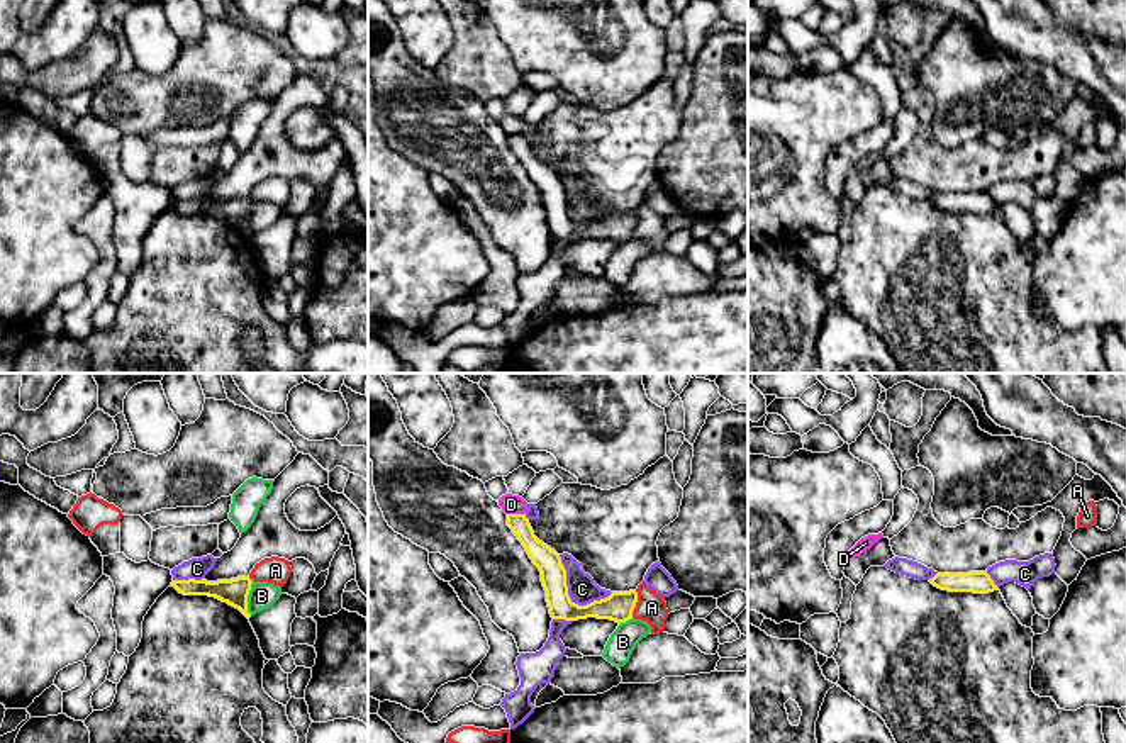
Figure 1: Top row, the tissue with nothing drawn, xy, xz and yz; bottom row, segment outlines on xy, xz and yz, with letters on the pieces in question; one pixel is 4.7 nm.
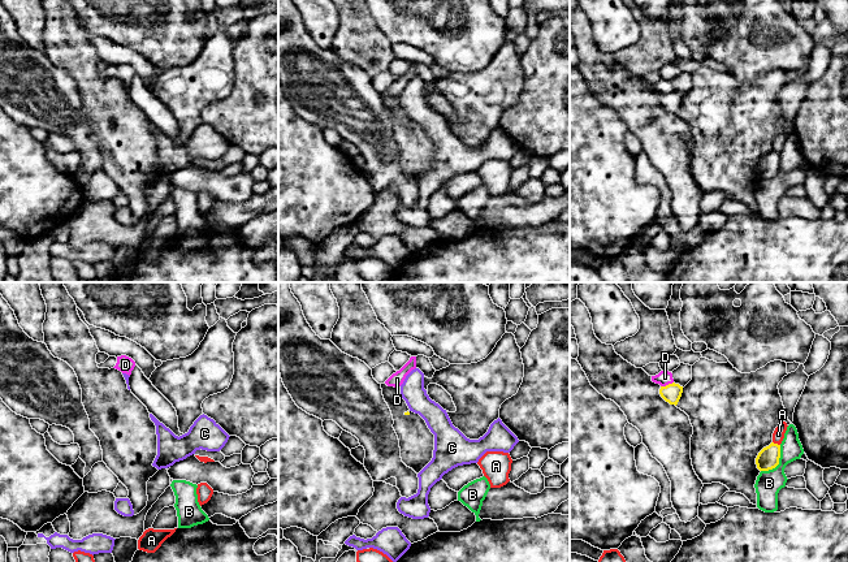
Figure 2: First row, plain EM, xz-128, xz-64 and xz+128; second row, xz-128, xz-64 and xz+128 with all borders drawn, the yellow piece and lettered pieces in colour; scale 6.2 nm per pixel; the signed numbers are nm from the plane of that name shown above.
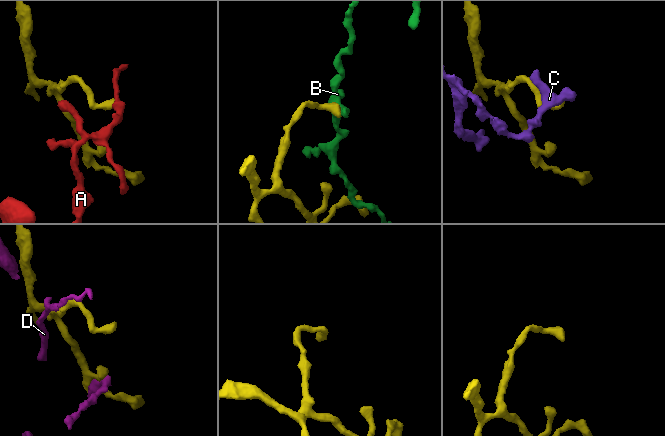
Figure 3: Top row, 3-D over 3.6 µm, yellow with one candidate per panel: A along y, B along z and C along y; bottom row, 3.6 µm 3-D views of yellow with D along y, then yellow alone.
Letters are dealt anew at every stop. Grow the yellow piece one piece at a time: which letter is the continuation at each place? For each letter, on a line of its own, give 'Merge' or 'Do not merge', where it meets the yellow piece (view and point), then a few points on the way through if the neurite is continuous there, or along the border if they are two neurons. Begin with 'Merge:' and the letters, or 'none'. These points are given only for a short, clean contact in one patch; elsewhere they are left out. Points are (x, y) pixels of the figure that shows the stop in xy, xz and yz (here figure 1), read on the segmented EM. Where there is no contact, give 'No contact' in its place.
Merge: none
A: Do not merge. Touches yellow at xz (635, 604). Boundary: xz (636, 591), (636, 606), (631, 616)
B: Do not merge. Touches yellow at xy (246, 597)
C: Do not merge. Touches yellow at xz (568, 597)
D: Do not merge. Touches yellow at xz (516, 514)

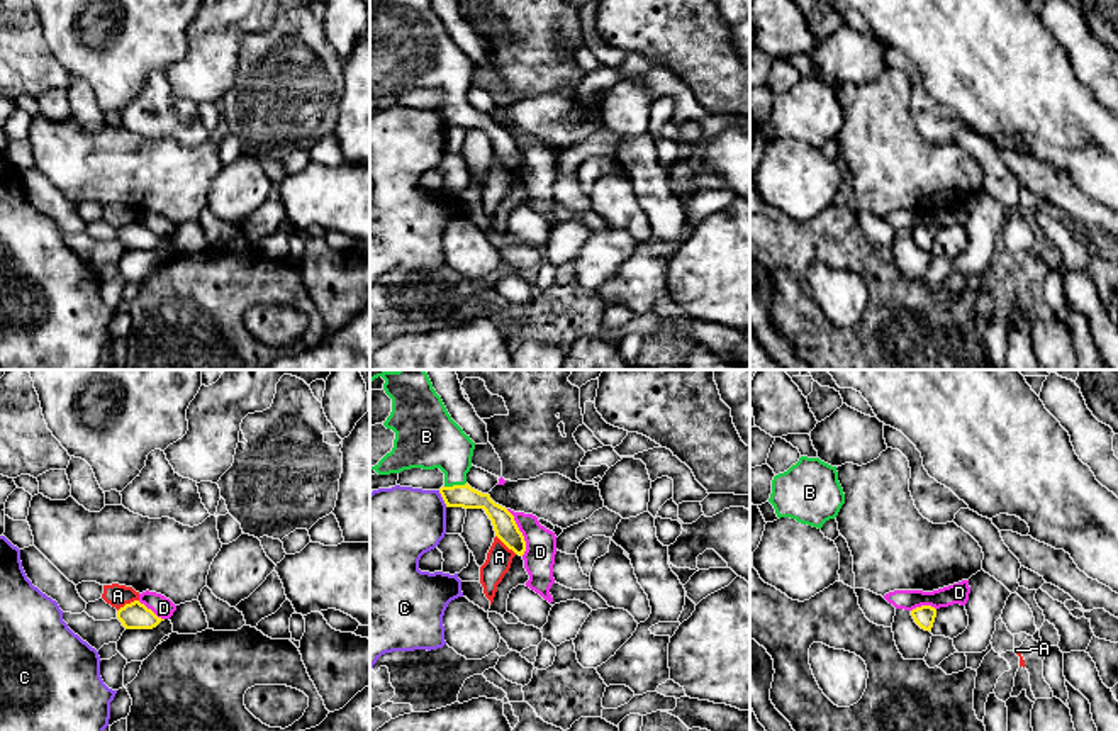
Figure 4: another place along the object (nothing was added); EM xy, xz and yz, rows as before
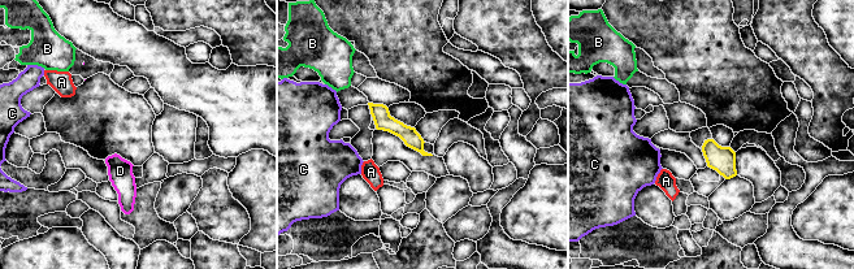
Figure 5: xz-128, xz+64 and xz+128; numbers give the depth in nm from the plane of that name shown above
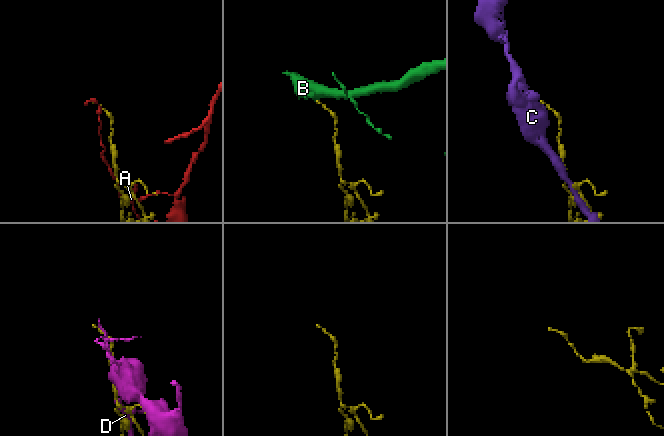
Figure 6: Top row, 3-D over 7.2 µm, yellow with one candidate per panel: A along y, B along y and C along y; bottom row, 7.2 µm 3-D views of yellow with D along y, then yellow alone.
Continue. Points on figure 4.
Merge: B
A: Do not merge. Touches yellow at xy (128, 604). Boundary: xy (138, 599), (117, 611)
B: Merge. Touches yellow at xz (455, 485)
C: Do not merge. Touches yellow at xz (443, 499)
D: Do not merge. Touches yellow at xz (521, 533)

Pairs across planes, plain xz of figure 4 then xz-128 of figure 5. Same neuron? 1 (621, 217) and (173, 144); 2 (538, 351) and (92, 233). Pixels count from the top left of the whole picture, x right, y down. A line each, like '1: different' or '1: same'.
1: same
2: same

